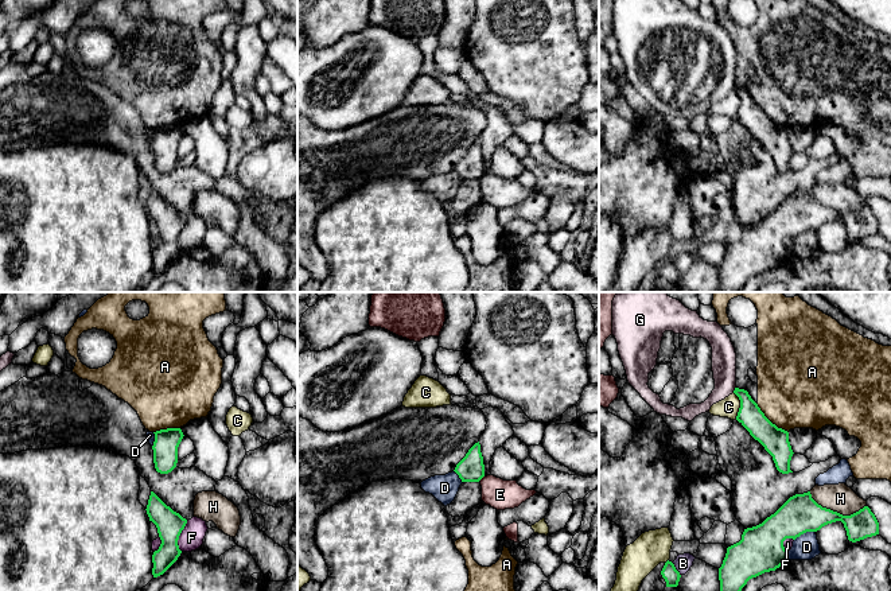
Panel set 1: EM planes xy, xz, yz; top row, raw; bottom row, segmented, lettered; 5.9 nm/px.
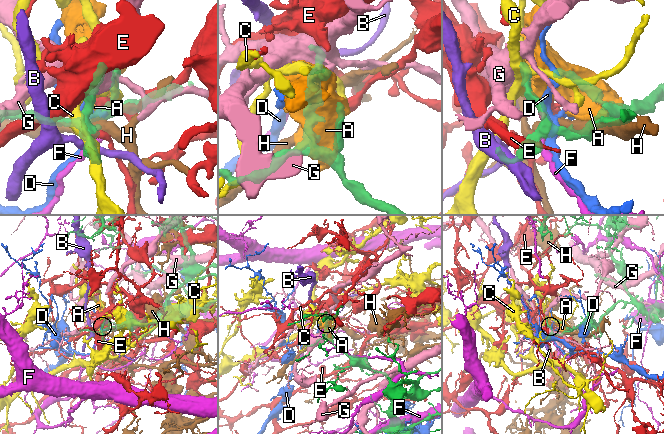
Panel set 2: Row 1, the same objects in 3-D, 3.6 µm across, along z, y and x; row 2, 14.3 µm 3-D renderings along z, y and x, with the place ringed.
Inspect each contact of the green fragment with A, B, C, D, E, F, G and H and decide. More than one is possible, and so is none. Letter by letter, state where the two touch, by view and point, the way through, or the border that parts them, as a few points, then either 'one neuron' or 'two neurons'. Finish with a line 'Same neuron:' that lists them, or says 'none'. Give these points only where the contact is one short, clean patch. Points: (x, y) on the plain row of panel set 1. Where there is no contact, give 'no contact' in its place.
A: yz (769, 119) | two neurons
B: yz (676, 268) | along yz (672, 261), (680, 273) | two neurons
C: yz (740, 104) | two neurons
D: yz (804, 230) | two neurons
E: xz (481, 177) | along xz (483, 174), (478, 179) | two neurons
F: xy (179, 233) | along xy (187, 220), (178, 238), (181, 249) | two neurons
G: yz (735, 88) | along yz (735, 85), (732, 90) | two neurons
H: yz (836, 210) | two neurons
Same neuron: none

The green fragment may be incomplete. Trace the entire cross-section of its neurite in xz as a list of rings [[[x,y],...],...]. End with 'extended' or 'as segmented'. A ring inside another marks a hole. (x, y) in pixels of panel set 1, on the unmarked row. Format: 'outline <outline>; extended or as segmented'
outline [[[479,140],[475,141],[454,168],[462,180],[479,180],[485,175],[483,155]]]; as segmented

